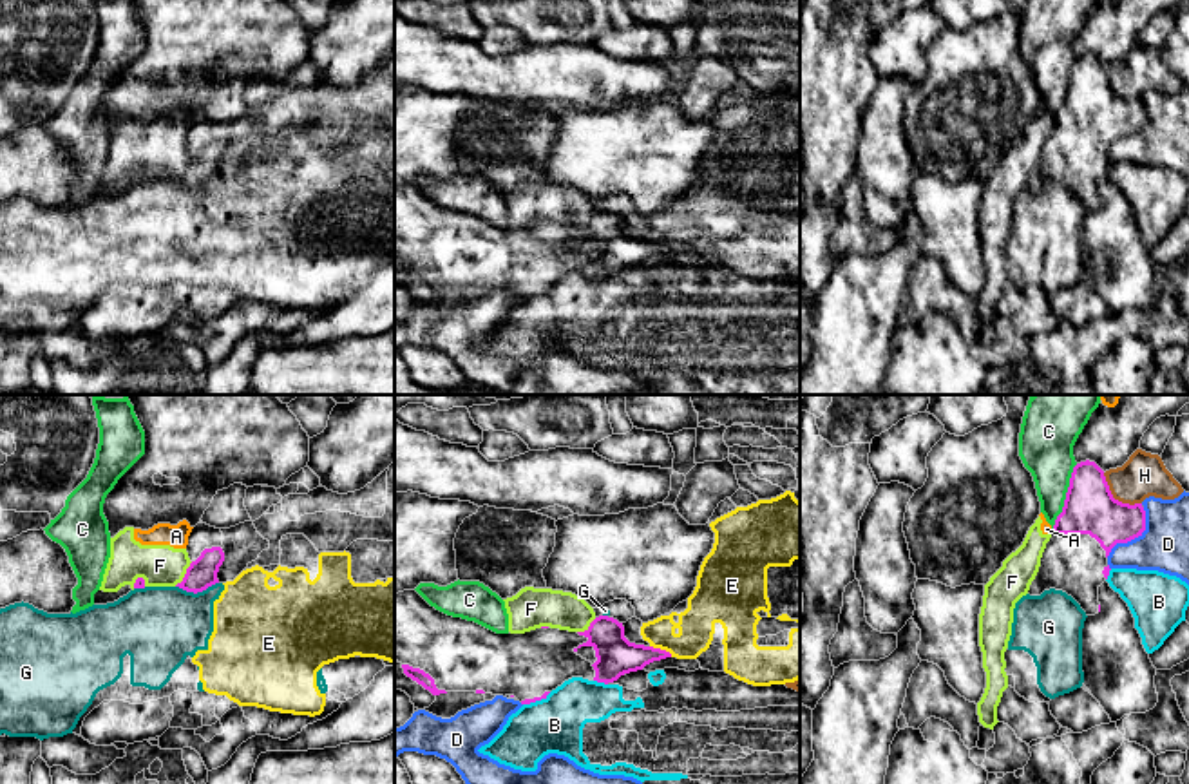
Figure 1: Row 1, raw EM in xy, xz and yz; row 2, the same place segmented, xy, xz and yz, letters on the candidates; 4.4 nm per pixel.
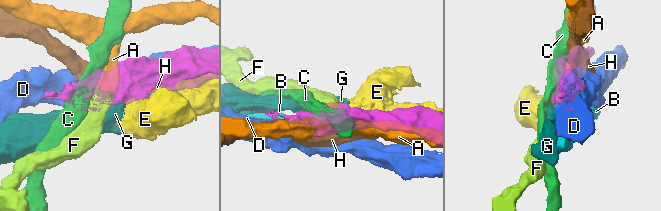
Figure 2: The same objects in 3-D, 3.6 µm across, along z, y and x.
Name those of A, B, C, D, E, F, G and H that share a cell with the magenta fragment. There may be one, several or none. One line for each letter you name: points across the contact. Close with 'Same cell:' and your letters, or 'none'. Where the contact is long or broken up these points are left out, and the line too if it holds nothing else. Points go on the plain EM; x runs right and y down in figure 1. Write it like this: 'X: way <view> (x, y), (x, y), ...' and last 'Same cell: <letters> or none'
Same cell: none

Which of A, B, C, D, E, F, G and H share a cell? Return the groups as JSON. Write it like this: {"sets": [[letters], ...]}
{"sets": [["A", "F"], ["B"], ["C"], ["D"], ["E", "G"], ["H"]]}

